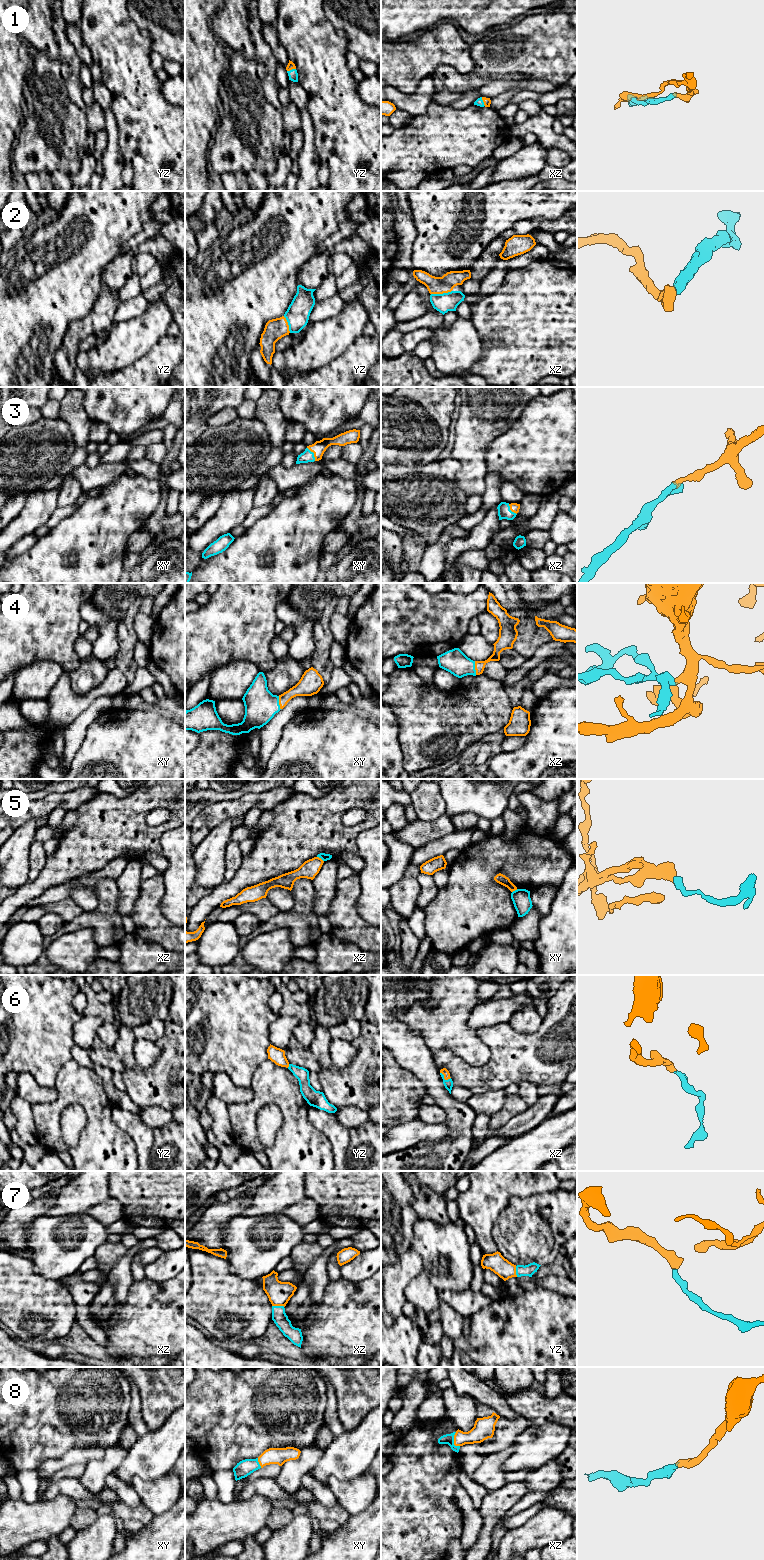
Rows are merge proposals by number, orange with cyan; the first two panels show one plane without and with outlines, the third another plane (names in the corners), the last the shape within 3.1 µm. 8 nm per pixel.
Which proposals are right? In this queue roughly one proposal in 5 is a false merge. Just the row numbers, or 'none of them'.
1, 2, 3, 4, 6, 7, 8

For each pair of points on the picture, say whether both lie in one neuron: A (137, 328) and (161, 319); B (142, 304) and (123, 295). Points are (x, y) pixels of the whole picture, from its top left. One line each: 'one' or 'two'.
A: one
B: two

